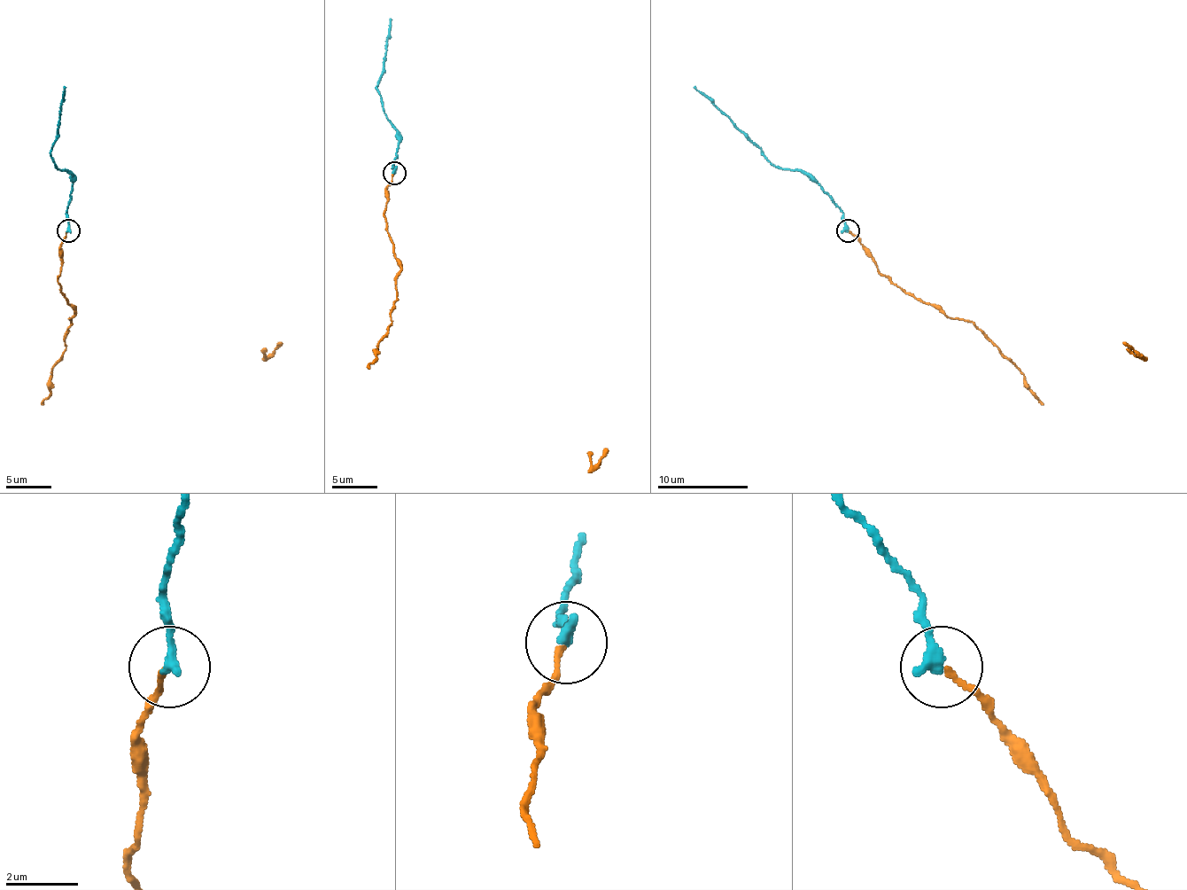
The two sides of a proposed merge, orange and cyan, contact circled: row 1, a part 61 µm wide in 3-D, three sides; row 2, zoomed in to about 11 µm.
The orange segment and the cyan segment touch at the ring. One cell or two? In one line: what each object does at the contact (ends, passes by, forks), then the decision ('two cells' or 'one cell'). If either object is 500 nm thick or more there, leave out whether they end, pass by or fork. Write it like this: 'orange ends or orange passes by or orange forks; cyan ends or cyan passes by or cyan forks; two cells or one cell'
orange ends; cyan ends; one cell

